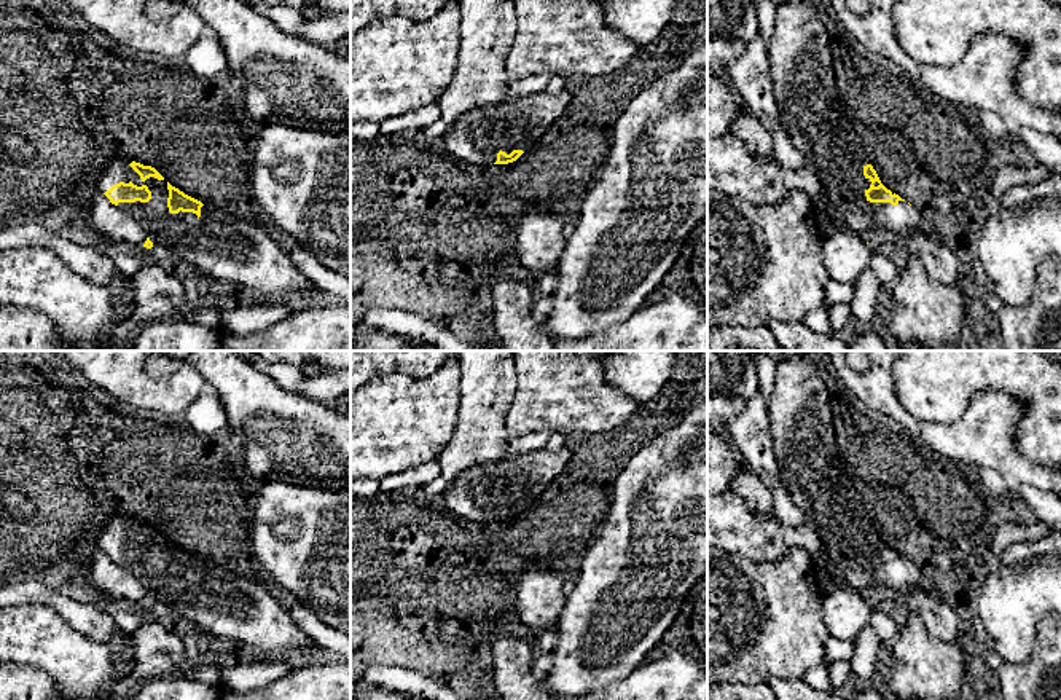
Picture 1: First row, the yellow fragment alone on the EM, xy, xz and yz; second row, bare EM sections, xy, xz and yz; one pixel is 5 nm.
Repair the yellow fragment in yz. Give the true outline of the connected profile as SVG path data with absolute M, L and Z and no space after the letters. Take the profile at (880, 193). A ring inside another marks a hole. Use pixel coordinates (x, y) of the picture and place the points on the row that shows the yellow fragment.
M806 0L781 2L776 11L774 33L766 46L773 94L784 129L816 172L848 233L860 234L868 228L910 233L916 228L922 214L881 183L846 115L838 91L830 35L822 14Z

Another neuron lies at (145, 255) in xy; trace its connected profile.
M123 246L124 250L131 252L135 258L139 258L147 266L156 265L156 258L151 249L143 246Z

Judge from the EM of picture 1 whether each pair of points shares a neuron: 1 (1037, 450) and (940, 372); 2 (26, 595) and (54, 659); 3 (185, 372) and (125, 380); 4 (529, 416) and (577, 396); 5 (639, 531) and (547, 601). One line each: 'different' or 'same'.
1: same
2: different
3: same
4: same
5: different

